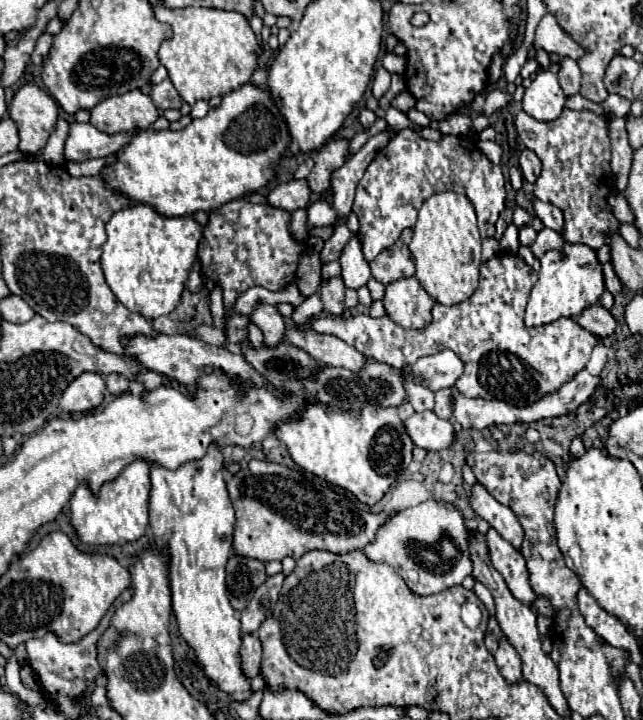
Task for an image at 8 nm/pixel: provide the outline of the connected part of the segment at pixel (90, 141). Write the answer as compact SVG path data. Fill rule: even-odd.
M73 122L69 126L69 136L65 142L65 160L67 162L85 162L93 158L107 158L125 146L131 140L129 134L103 134L91 124Z

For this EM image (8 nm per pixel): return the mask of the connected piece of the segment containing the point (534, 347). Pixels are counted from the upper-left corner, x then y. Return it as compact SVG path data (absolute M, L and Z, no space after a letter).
M499 252L491 260L483 262L481 266L481 278L479 288L471 298L465 302L445 306L435 304L433 306L433 320L423 330L411 330L395 324L389 316L383 318L371 318L367 314L341 314L341 316L317 316L311 320L311 328L319 334L333 334L341 338L343 342L355 346L359 352L363 352L367 358L375 358L379 362L387 362L395 368L413 366L421 356L435 354L435 350L451 348L465 364L463 378L455 384L455 388L467 396L467 398L499 398L503 402L515 402L515 406L523 406L523 402L535 402L535 398L541 398L543 394L555 392L563 382L573 378L579 370L585 368L591 350L597 342L597 338L581 328L571 318L560 318L541 328L527 328L523 322L525 304L529 298L529 292L533 284L537 282L537 272L519 256L513 252Z

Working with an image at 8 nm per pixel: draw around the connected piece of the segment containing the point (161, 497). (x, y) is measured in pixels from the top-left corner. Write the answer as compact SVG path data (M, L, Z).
M211 446L201 460L187 462L177 470L167 470L151 464L151 498L149 498L149 516L151 530L159 544L167 544L169 548L169 578L173 592L173 612L177 618L177 626L185 642L193 648L197 660L203 664L205 676L217 684L219 690L227 692L231 700L245 702L251 698L251 680L241 670L241 624L235 616L233 606L225 594L225 564L231 552L233 540L233 524L235 512L227 496L225 480L223 480L223 458L217 446Z

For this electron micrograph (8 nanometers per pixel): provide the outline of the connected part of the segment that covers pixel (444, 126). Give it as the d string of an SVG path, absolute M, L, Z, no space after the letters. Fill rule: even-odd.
M453 114L453 116L447 116L443 120L431 120L429 128L435 128L443 134L465 134L469 136L471 132L471 116L463 116L463 114Z

